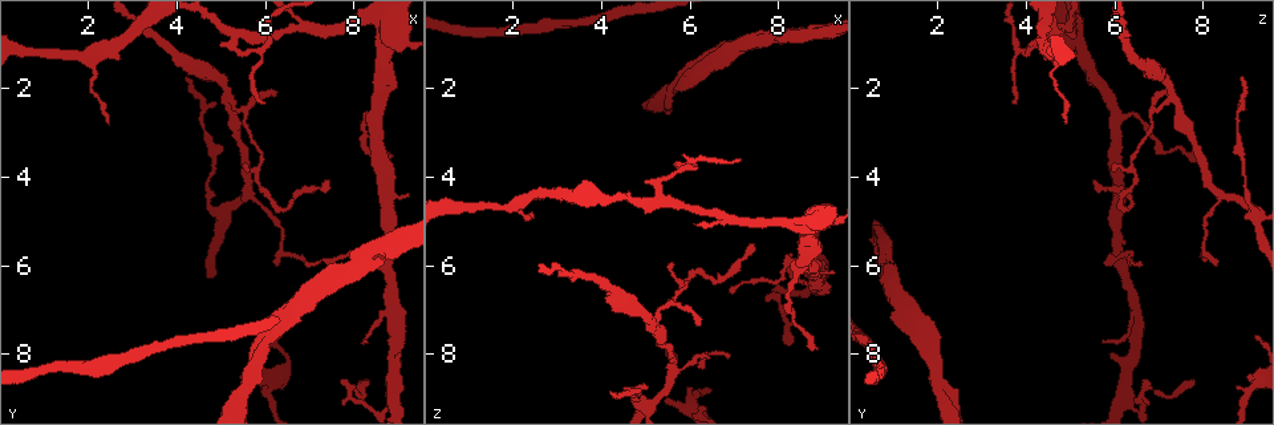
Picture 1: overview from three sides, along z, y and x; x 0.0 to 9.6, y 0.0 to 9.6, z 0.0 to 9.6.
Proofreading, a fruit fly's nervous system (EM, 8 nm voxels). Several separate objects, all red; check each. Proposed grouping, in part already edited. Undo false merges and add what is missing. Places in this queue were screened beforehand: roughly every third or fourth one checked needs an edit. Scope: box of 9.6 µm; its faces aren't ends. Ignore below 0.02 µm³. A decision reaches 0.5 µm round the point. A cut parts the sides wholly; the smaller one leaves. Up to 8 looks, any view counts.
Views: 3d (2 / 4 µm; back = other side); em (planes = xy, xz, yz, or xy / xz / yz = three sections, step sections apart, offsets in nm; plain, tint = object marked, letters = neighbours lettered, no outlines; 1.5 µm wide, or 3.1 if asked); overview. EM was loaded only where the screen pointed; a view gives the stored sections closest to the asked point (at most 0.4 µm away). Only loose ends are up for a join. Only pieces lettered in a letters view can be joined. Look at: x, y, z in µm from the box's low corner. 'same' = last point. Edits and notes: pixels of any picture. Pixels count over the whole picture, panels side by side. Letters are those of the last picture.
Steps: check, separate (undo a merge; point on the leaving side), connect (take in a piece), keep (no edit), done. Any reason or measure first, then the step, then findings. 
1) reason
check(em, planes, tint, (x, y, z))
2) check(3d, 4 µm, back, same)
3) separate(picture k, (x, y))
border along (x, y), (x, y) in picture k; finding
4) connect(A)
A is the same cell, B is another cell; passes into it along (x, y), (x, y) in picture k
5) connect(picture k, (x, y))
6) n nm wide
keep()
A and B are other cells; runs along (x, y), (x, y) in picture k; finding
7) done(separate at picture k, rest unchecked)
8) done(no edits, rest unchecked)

thin end
check(em, planes, letters, (8.90, 3.45, 7.90))

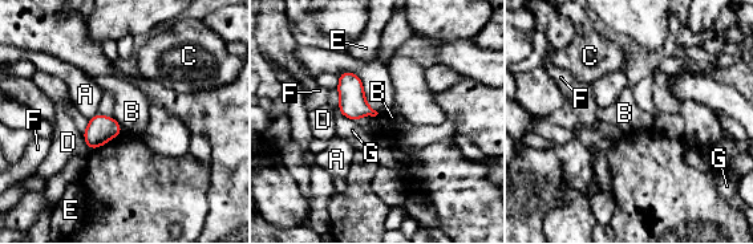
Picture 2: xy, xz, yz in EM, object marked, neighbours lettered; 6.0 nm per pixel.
keep()
A, B, C, D, E, F and G are other cells; no lettered piece goes on from it

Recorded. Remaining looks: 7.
three-way junction
check(em, yz, step 4, tint, (8.85, 0.75, 5.00))

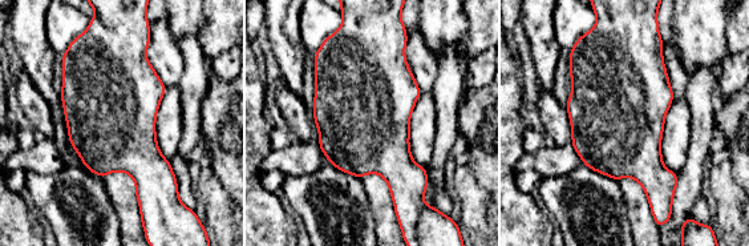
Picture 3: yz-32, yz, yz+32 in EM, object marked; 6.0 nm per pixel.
cut it another way
check(em, planes, letters, same)

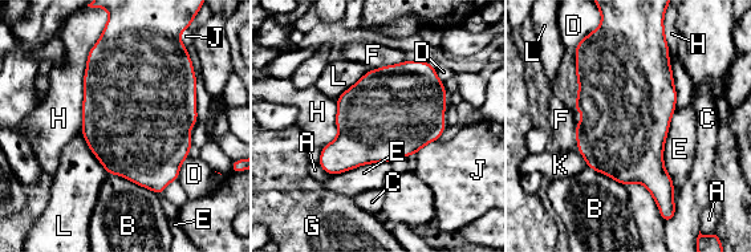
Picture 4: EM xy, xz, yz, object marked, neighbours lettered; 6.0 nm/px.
550 nm wide
keep()
A, B, C, D, E, F, G, H, J, K and L are other cells; border along (676, 110), (664, 147), (674, 206) in picture 4; all the same cell

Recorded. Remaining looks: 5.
sharp bend
check(em, yz, step 8, letters, (5.55, 4.35, 8.35))

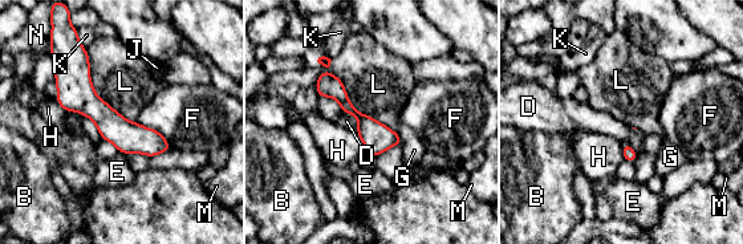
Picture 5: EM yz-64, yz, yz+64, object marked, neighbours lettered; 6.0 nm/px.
keep()
B, D, E, F, G, H, J, K, L, M and N are other cells; border along (137, 122), (155, 129), (173, 147) in picture 5; continuous, no second cell

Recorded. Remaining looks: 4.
done(no edits, rest unchecked)

